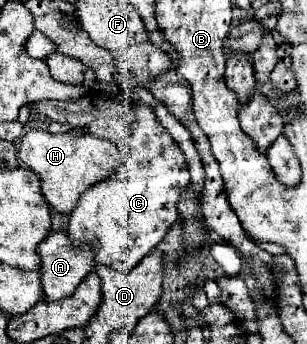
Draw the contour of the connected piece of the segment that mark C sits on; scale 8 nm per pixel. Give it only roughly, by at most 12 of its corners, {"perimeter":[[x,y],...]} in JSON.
{"perimeter":[[86,93],[30,103],[114,143],[82,193],[74,245],[130,273],[178,219],[184,153],[148,105]]}

